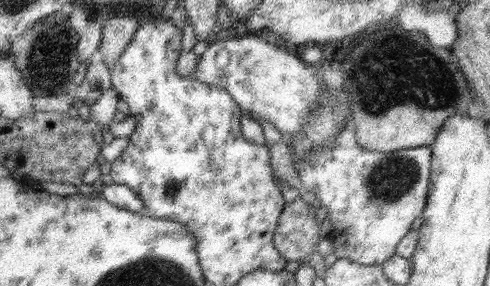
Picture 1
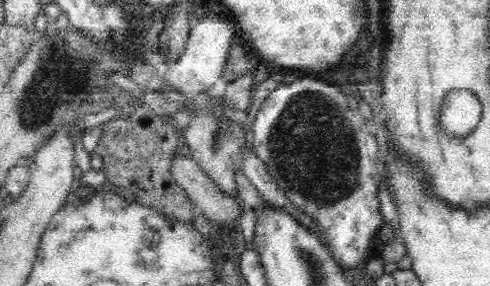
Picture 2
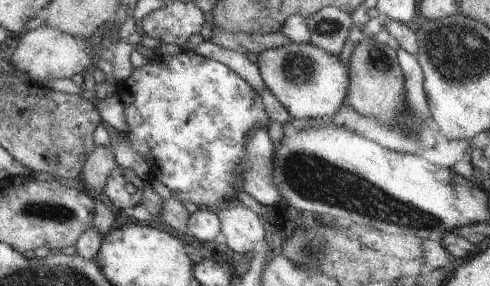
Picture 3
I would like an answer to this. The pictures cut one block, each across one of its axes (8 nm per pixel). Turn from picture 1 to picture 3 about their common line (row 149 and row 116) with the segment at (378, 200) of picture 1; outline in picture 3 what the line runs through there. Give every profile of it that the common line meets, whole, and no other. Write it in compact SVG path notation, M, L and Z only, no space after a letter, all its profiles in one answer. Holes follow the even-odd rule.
M399 48L397 52L397 62L403 70L403 80L405 80L405 90L407 90L407 106L411 110L411 120L407 120L407 124L399 124L399 128L385 128L385 124L379 124L377 120L369 120L365 116L359 116L353 108L349 108L347 104L343 104L331 118L321 118L321 120L293 120L293 128L295 130L301 130L301 128L311 128L311 126L319 126L323 122L331 122L333 126L339 126L339 128L347 128L347 130L353 130L355 134L367 138L367 140L373 140L373 142L379 142L383 148L387 150L393 150L393 152L403 152L403 154L413 154L417 156L419 152L427 150L427 148L433 148L437 138L441 136L441 130L437 128L437 124L433 122L431 114L429 114L429 106L427 106L427 98L425 98L425 90L423 90L423 70L417 62L417 54L411 54L403 48Z

